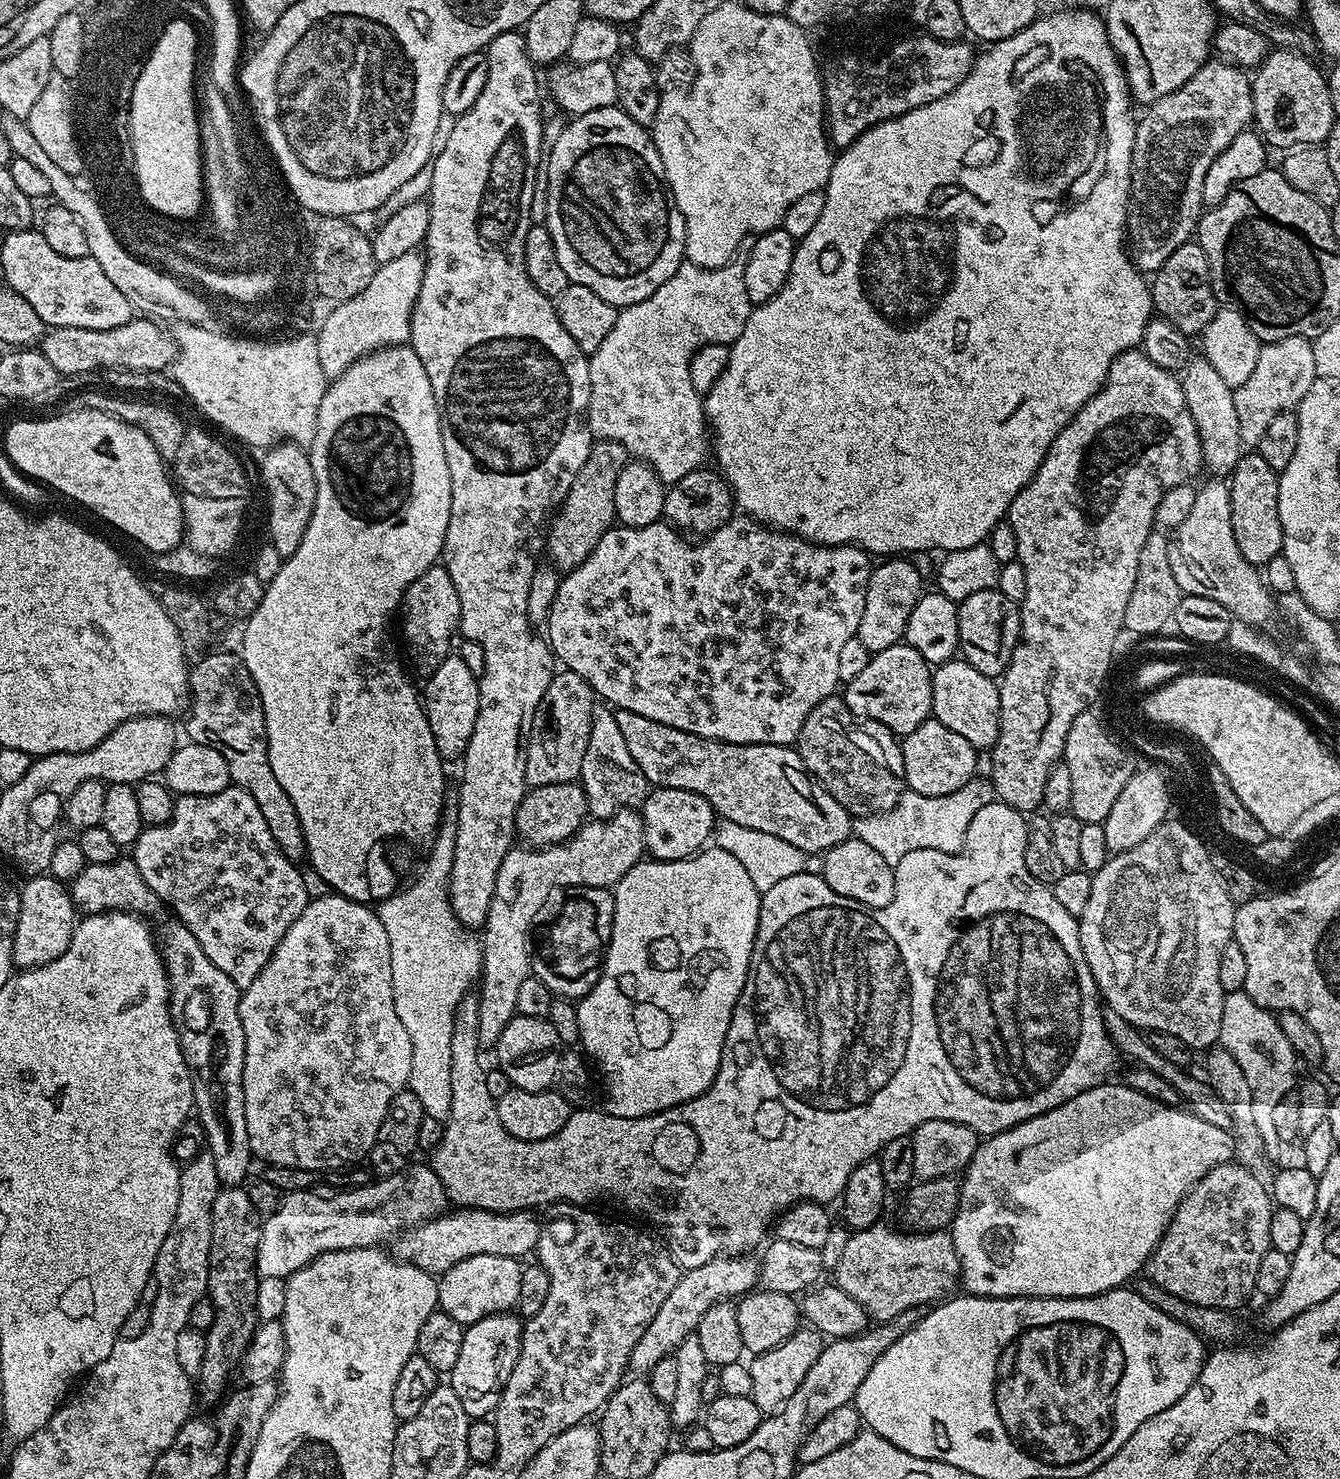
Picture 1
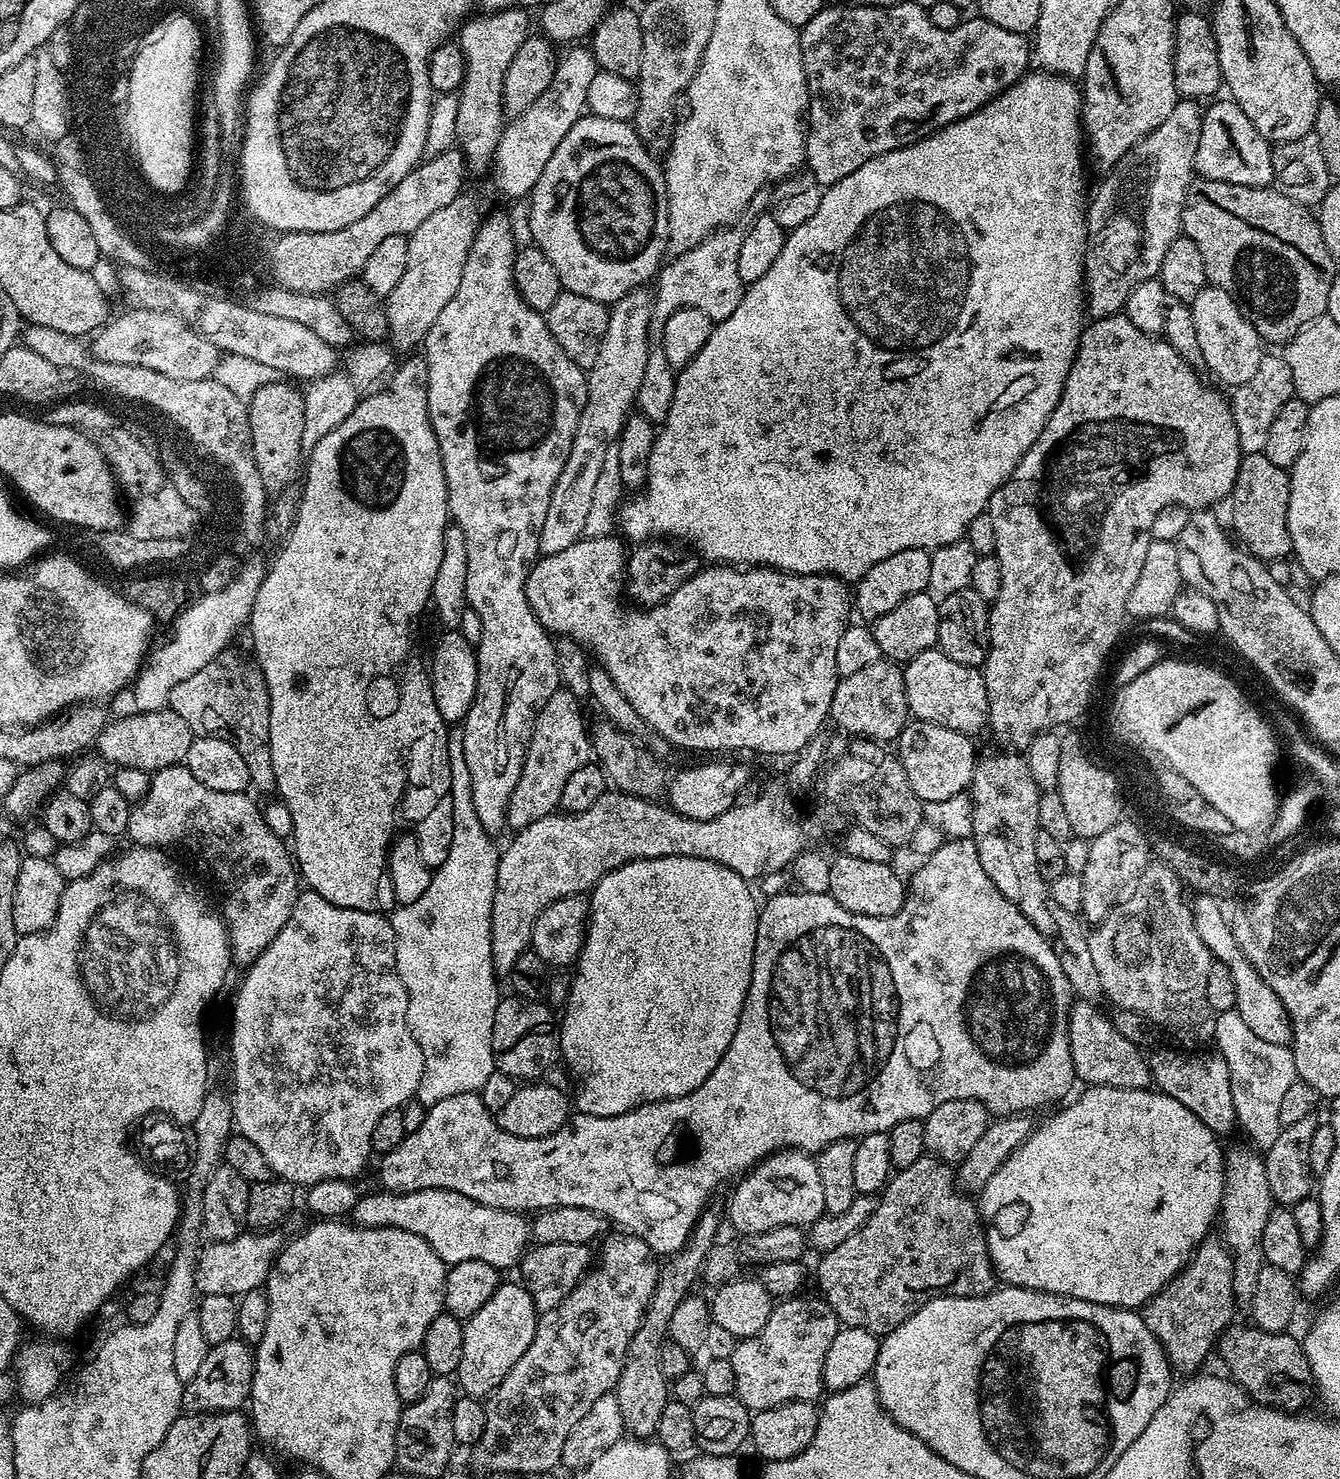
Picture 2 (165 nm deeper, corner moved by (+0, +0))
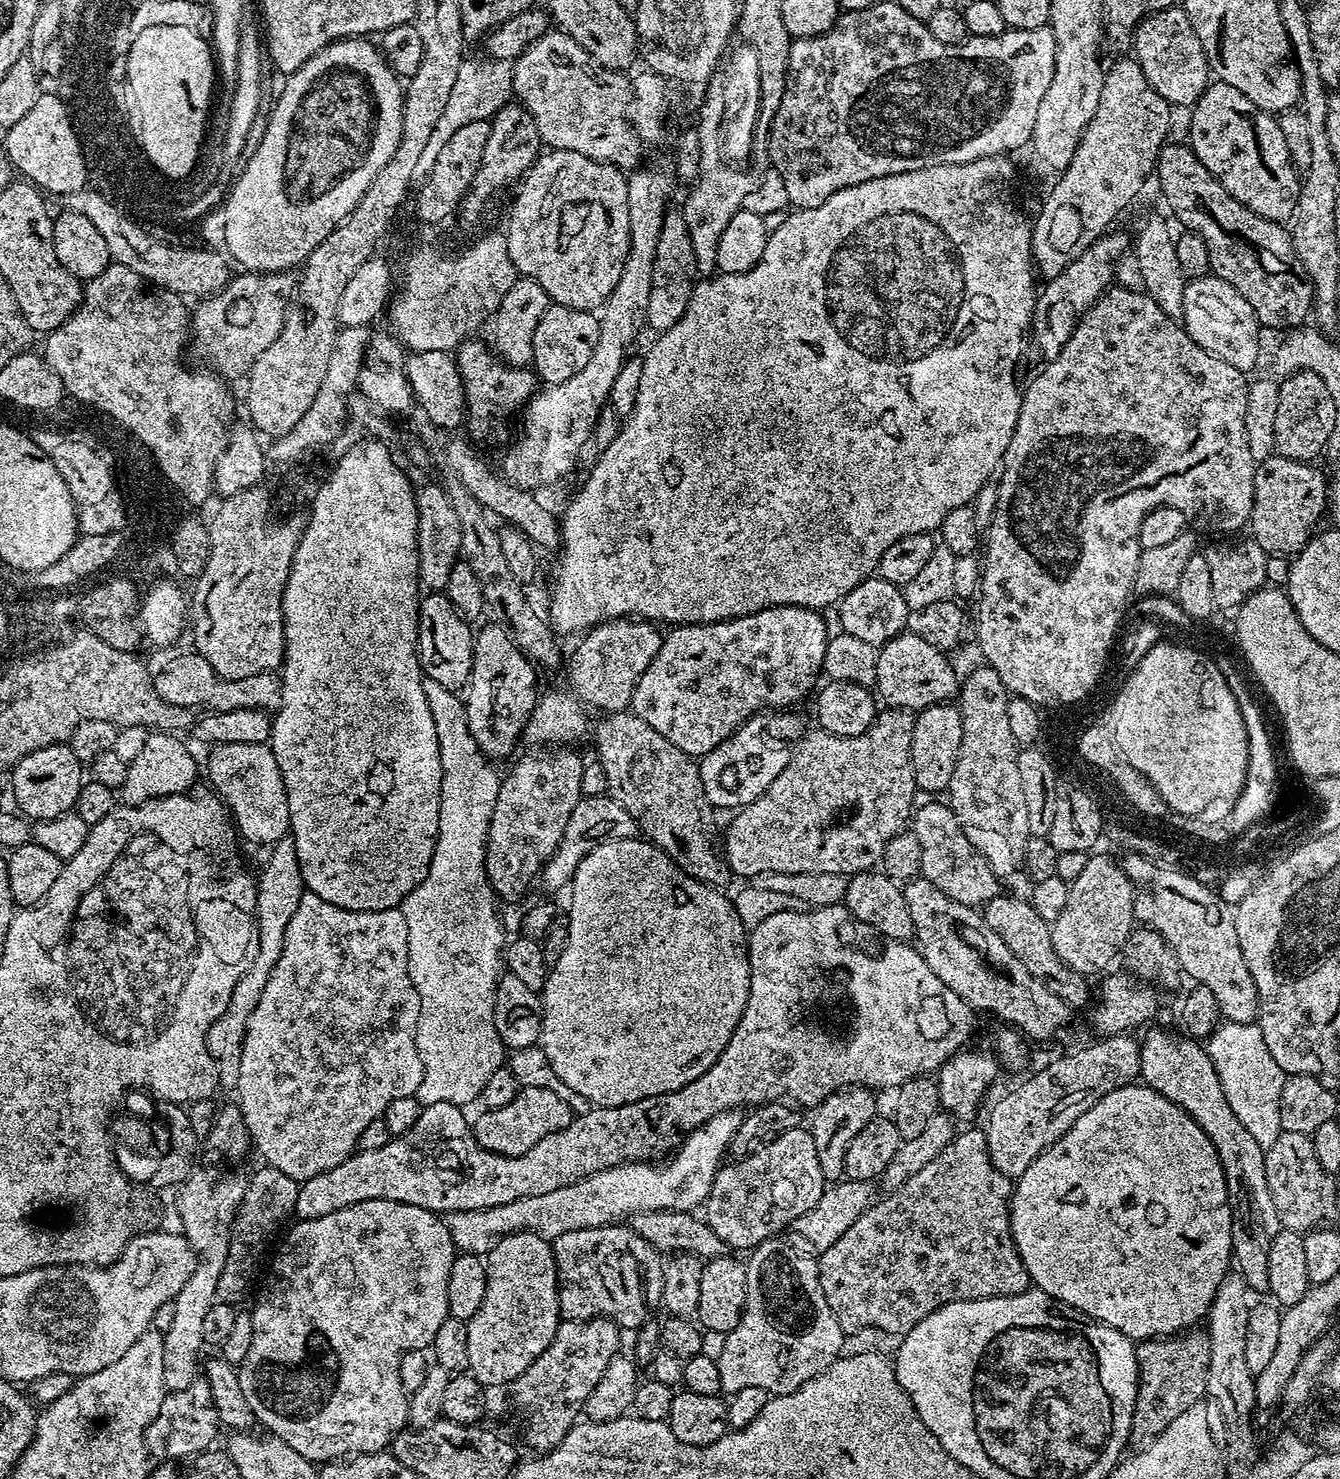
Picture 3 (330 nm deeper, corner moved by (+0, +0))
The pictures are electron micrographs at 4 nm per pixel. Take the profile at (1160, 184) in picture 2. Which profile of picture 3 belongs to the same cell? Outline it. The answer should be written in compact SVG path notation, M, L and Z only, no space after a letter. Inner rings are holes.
M1109 230L1097 238L1085 252L1078 254L1078 258L1074 258L1069 264L1064 265L1062 274L1058 274L1054 279L1047 281L1043 285L1045 288L1042 288L1042 291L1037 295L1034 319L1030 328L1034 333L1034 344L1037 344L1045 352L1045 357L1051 358L1060 353L1060 347L1070 338L1073 328L1076 327L1076 321L1083 316L1086 309L1090 308L1094 302L1098 302L1098 298L1103 292L1113 287L1117 263L1130 248L1129 233L1127 236L1124 232L1116 231Z

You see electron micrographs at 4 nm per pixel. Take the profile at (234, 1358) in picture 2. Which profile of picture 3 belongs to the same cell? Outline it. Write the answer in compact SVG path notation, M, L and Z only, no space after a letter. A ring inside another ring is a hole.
M198 1378L186 1386L186 1390L169 1392L165 1395L162 1406L158 1410L158 1418L150 1422L144 1435L149 1457L156 1462L177 1462L185 1456L191 1458L199 1452L209 1451L216 1440L216 1431L221 1431L222 1425L214 1398L210 1394L208 1381Z

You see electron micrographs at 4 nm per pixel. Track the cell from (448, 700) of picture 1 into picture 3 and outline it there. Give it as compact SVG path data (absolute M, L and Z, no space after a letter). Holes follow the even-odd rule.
M443 591L428 592L420 600L420 621L416 631L416 655L420 658L420 670L425 677L434 679L446 690L463 689L472 676L472 641L474 628L454 610Z

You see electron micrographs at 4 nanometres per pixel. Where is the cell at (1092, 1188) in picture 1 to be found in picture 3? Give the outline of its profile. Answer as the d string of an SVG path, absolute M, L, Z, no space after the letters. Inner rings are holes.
M1140 1082L1127 1084L1094 1102L1094 1106L1090 1106L1090 1110L1086 1110L1086 1114L1082 1114L1082 1118L1078 1118L1078 1122L1074 1122L1074 1126L1066 1130L1058 1142L1054 1142L1054 1146L1046 1148L1042 1155L1034 1158L1034 1162L1026 1166L1026 1174L1014 1181L1008 1213L1014 1246L1026 1266L1029 1281L1047 1296L1075 1308L1081 1316L1110 1326L1134 1342L1175 1336L1199 1325L1196 1323L1199 1320L1201 1323L1207 1317L1214 1294L1218 1294L1218 1286L1228 1275L1233 1263L1231 1207L1228 1205L1226 1178L1210 1138L1186 1110Z

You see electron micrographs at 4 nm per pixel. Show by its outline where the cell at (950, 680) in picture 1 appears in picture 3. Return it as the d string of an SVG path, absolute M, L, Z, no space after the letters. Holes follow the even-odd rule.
M912 631L901 632L878 648L878 674L874 688L879 699L887 707L905 710L919 710L955 701L960 695L962 680L960 676L956 677L948 659L945 653L930 646L930 642L922 642L922 638L915 636Z

